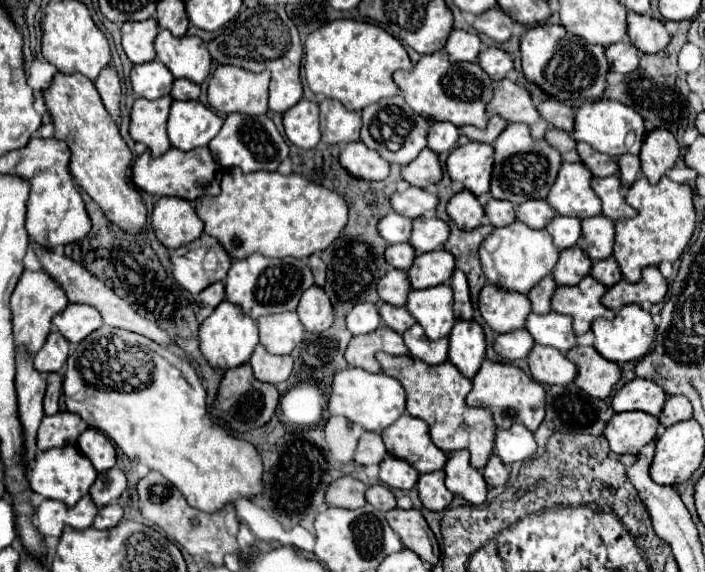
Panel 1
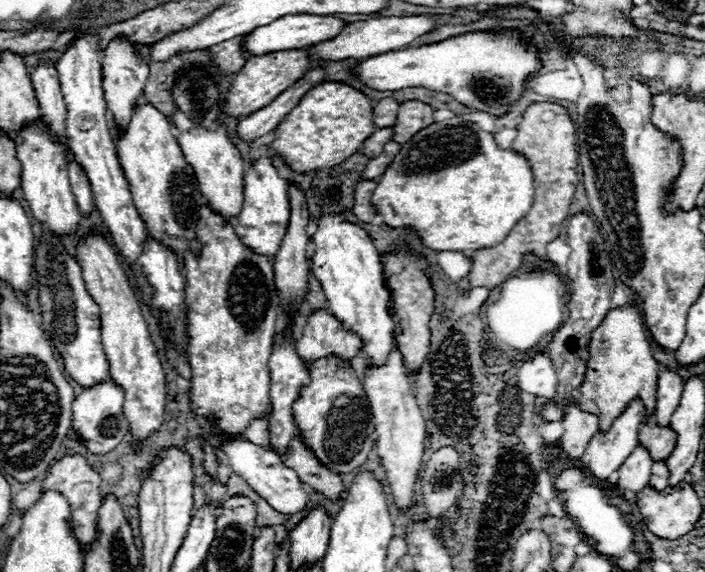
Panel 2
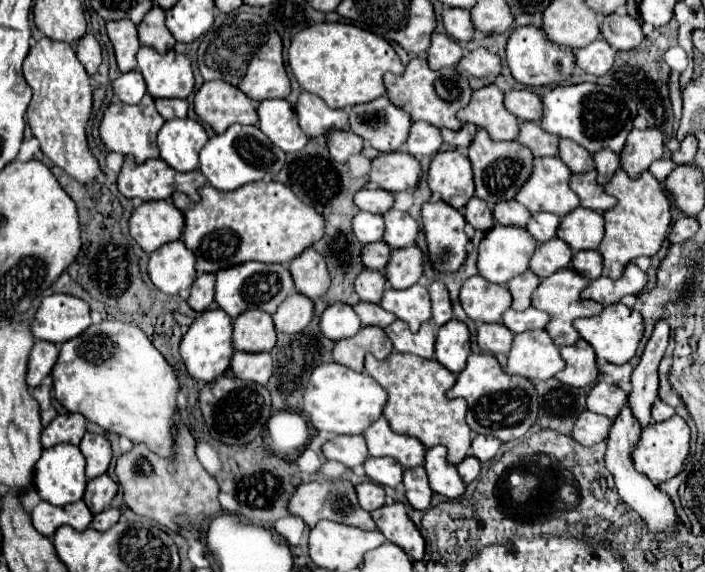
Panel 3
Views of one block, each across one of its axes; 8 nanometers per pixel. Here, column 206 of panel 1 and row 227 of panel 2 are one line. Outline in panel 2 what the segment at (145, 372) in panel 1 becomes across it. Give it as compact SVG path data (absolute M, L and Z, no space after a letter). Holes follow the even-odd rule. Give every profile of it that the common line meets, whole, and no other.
M454 116L450 120L430 124L416 132L412 140L402 144L396 160L378 180L372 200L376 200L378 214L384 216L384 224L416 230L424 246L438 252L468 252L498 244L504 236L508 236L514 224L528 214L534 202L534 176L526 156L510 148L500 148L492 132L484 132L478 124L466 122L462 116Z

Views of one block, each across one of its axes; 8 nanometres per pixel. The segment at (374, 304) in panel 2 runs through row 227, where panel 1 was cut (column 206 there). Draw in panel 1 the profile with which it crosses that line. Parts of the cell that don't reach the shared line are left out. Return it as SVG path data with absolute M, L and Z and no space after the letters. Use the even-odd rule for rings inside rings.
M228 300L218 304L216 310L200 324L200 350L214 368L228 370L246 364L256 346L258 346L256 320L246 316L238 304L230 304Z

